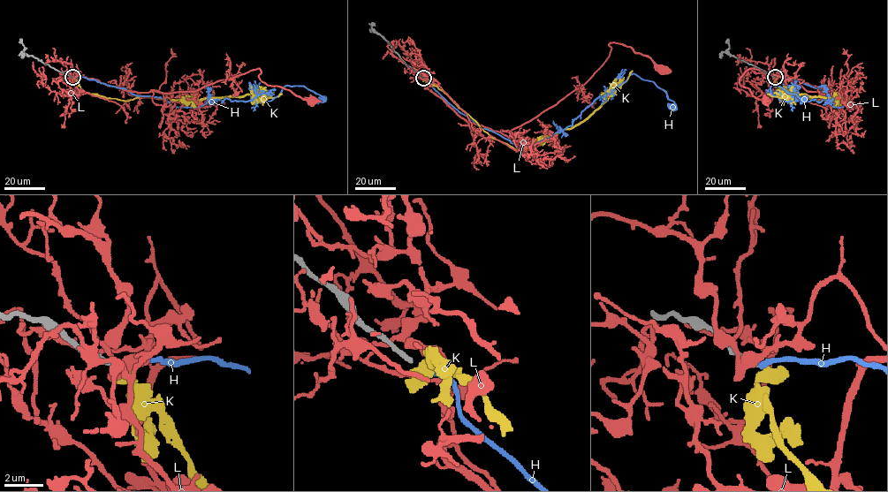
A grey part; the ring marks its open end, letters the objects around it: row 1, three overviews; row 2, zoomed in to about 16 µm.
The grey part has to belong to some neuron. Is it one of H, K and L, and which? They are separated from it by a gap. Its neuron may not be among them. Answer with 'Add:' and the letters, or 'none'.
Add: H

